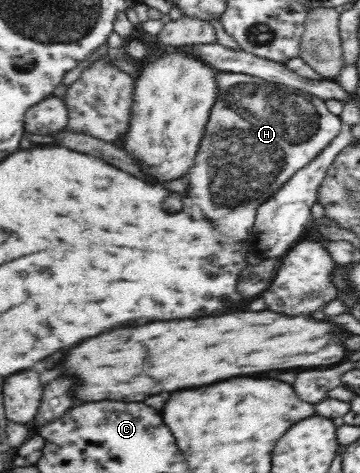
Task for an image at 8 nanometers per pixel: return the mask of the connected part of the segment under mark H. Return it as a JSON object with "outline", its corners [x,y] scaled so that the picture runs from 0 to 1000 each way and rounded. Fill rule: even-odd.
{"outline":[[[608,154],[608,205],[586,230],[583,247],[569,268],[569,281],[558,296],[542,349],[519,366],[519,378],[531,387],[531,421],[592,463],[603,467],[608,484],[636,501],[636,505],[692,505],[703,503],[700,480],[708,467],[711,446],[719,433],[736,429],[806,374],[819,370],[853,345],[872,338],[900,311],[908,311],[933,285],[947,277],[947,252],[908,233],[903,214],[831,188],[819,188],[786,178],[750,173],[714,161],[681,154]]]}

